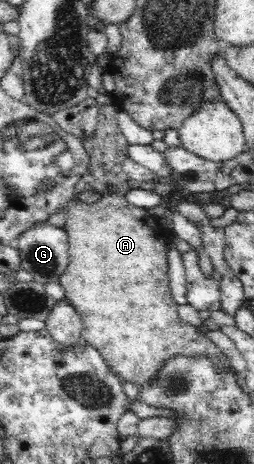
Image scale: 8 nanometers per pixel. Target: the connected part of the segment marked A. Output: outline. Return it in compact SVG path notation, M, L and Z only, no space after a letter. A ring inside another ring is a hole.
M116 104L99 105L95 136L82 138L85 150L90 155L90 165L75 186L76 196L66 206L66 223L63 229L68 233L69 263L66 272L60 276L59 284L65 290L68 303L74 305L82 317L81 338L98 349L107 367L114 374L136 387L156 380L156 374L162 364L168 358L180 354L207 356L215 364L216 372L233 370L228 357L220 348L204 336L202 331L182 321L178 315L178 303L172 298L168 275L171 266L167 257L170 230L164 228L158 218L151 216L148 210L132 206L125 200L125 195L131 188L122 164L128 157L129 145L118 124L119 111L120 108ZM109 185L116 187L114 194L108 192ZM85 190L95 190L102 194L102 198L94 204L85 204L77 196Z

